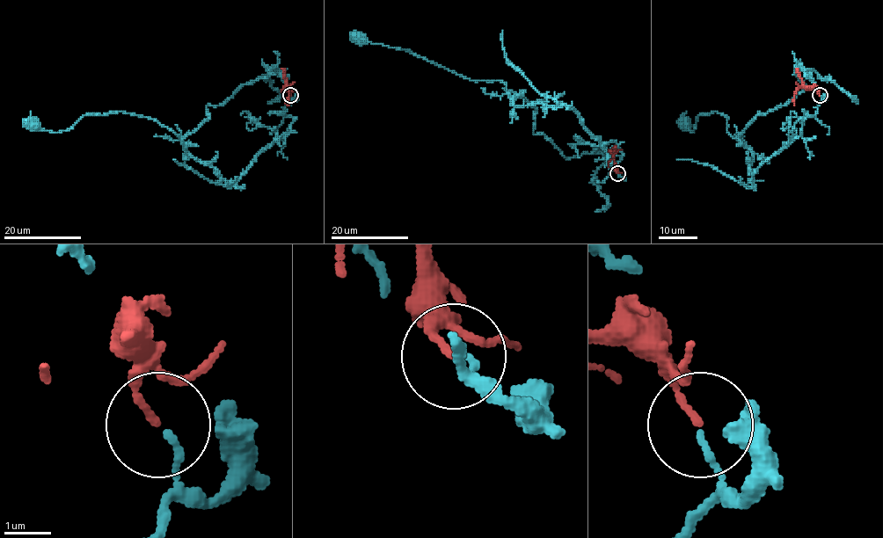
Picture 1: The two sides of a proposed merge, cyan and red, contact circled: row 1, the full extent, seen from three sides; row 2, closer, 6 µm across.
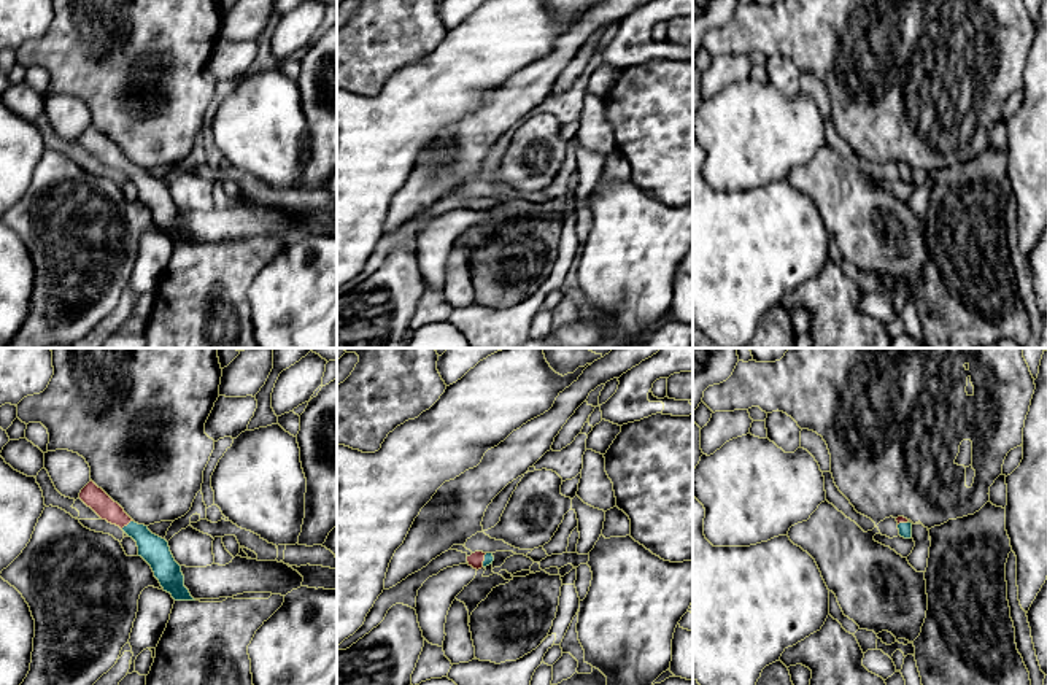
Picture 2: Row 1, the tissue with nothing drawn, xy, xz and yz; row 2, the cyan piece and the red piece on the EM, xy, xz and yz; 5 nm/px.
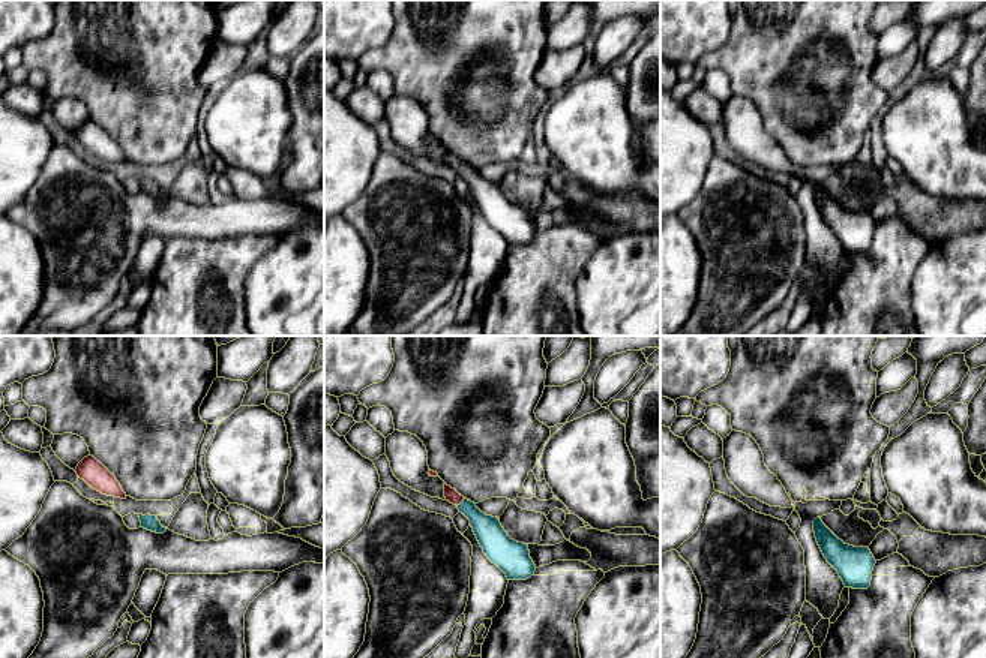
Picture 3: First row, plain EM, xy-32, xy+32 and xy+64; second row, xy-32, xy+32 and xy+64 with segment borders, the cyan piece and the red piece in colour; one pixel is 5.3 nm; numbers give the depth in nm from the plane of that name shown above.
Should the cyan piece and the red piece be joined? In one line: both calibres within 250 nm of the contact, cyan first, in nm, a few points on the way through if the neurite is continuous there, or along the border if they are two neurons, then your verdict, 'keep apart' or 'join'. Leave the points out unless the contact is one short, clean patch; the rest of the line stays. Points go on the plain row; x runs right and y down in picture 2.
150/110 nm | across xy (154, 194), (127, 169), (91, 139) | join

